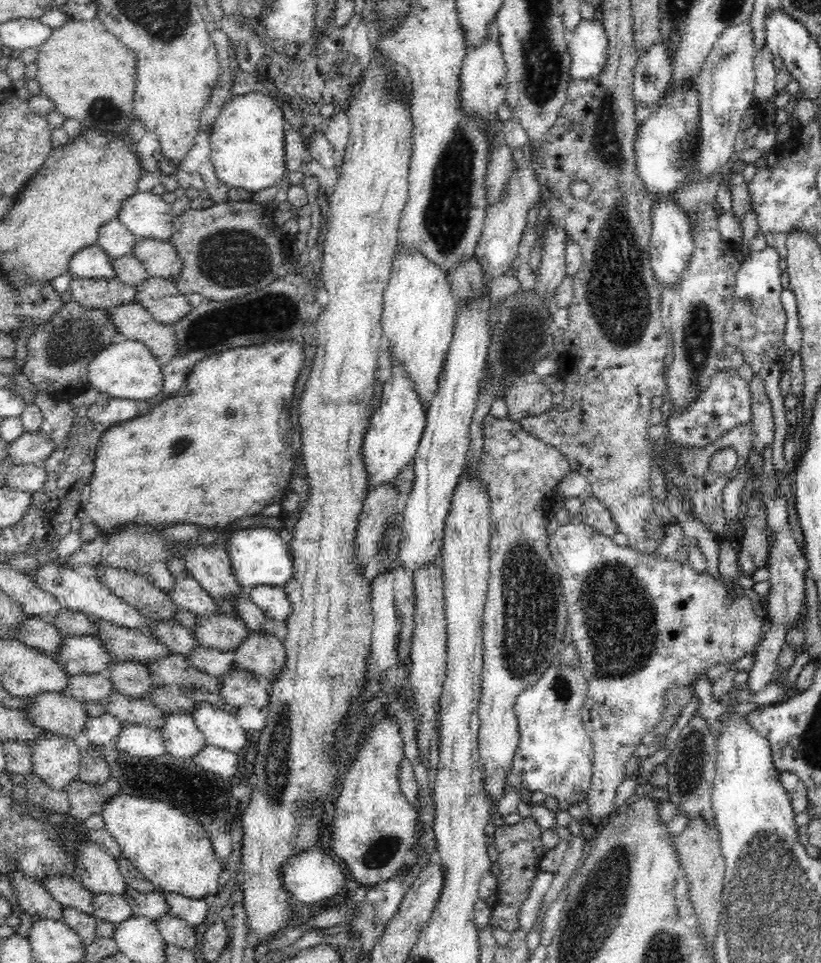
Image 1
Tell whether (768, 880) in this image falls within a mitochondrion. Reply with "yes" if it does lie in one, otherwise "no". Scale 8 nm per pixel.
yes

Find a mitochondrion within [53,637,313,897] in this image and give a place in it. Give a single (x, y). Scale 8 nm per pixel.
(169, 781)

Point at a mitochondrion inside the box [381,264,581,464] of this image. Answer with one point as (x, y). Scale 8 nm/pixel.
(522, 337)

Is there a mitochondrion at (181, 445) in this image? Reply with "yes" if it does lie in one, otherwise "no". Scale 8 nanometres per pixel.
yes

